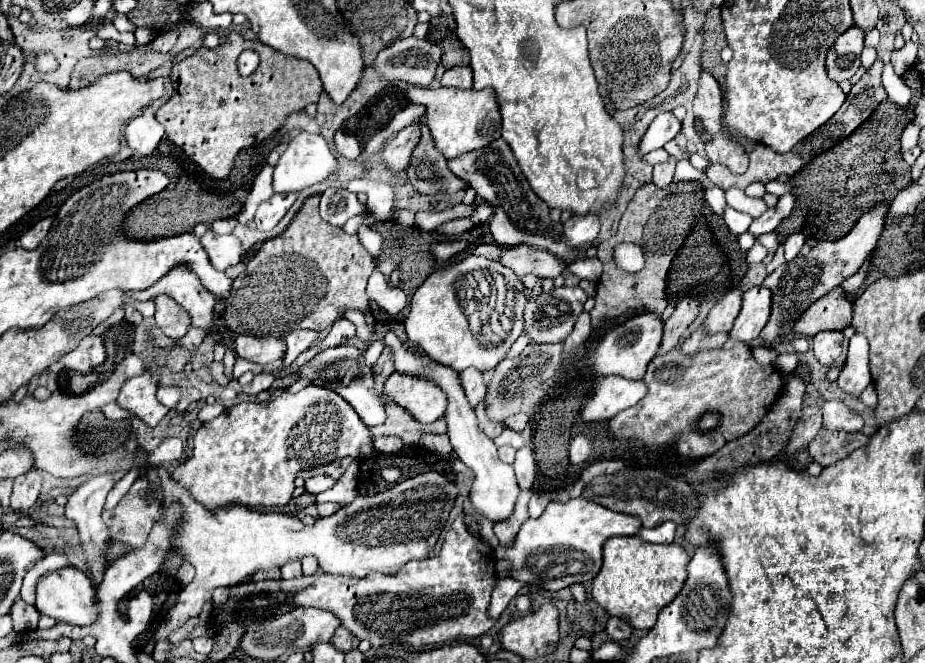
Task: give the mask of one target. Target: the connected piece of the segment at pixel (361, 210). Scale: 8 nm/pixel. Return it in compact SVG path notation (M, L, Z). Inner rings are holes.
M328 188L322 194L320 216L324 218L324 222L328 222L334 228L344 226L344 222L354 218L354 216L362 216L358 236L368 234L368 216L370 216L370 212L368 212L366 204L362 204L356 198L356 194L344 190L344 188Z

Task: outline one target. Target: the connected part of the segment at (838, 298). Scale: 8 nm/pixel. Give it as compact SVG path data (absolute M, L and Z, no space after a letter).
M840 288L830 290L818 302L806 308L806 314L794 324L794 332L814 336L822 330L844 330L852 318L852 304L844 298Z

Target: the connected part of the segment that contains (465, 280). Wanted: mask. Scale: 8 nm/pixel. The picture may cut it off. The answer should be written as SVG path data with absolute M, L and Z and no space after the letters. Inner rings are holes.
M468 256L446 268L436 270L426 278L426 282L416 290L410 302L410 314L404 322L406 334L412 346L430 354L432 360L450 366L458 372L474 366L480 372L496 368L496 364L506 356L510 346L522 334L522 314L524 314L524 284L520 278L500 262L492 262L484 256Z

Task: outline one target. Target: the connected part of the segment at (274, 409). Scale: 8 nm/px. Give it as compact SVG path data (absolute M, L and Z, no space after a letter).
M306 386L296 394L282 392L272 402L242 402L226 408L218 418L204 422L202 428L194 436L194 452L192 456L180 464L172 478L188 488L192 496L202 502L208 510L216 510L220 506L284 506L292 500L294 478L300 470L328 464L332 460L352 456L362 458L374 452L372 438L368 426L354 414L354 408L342 400L338 394L320 388Z

